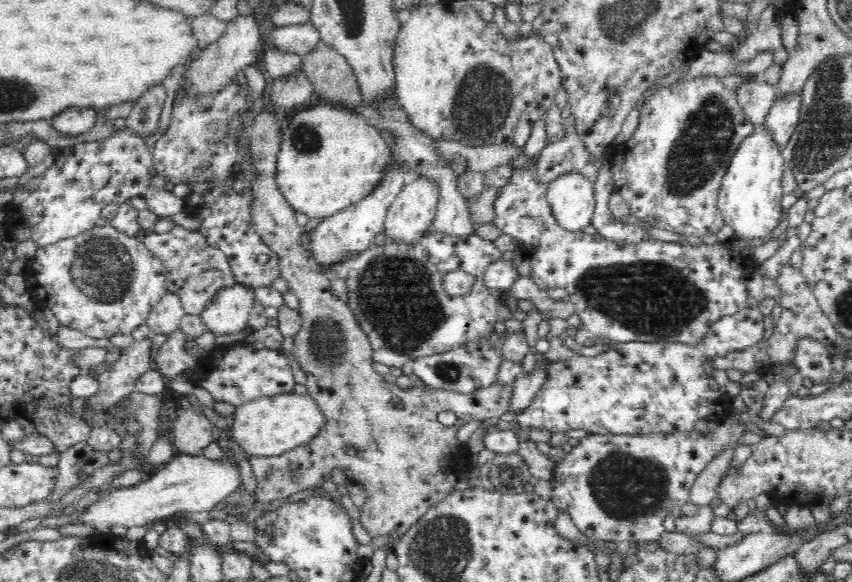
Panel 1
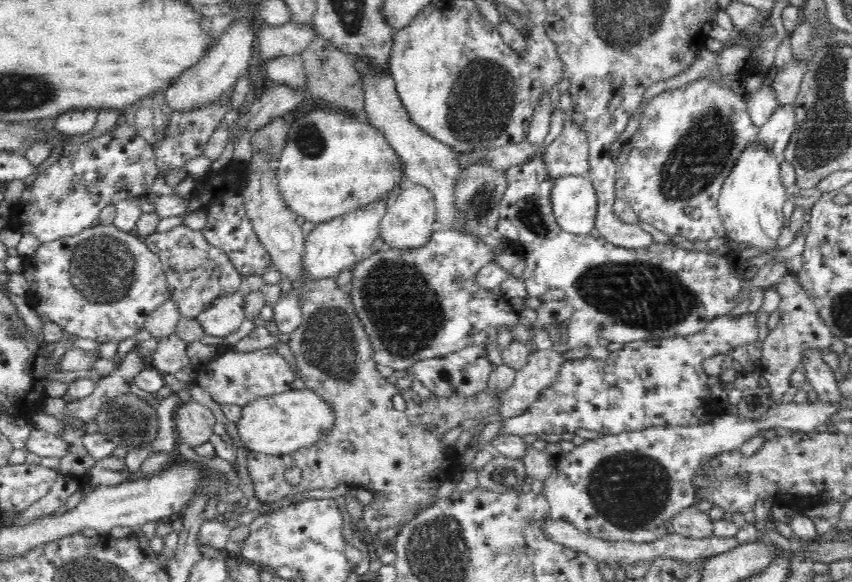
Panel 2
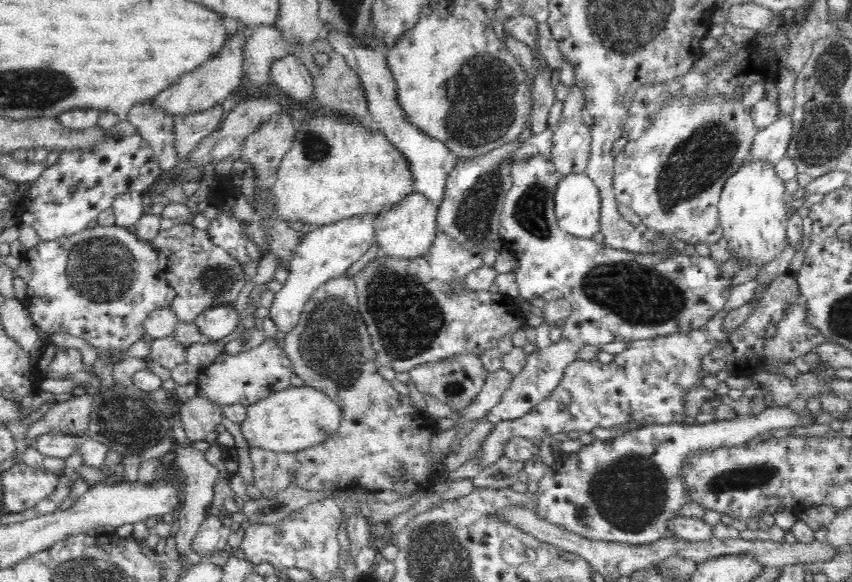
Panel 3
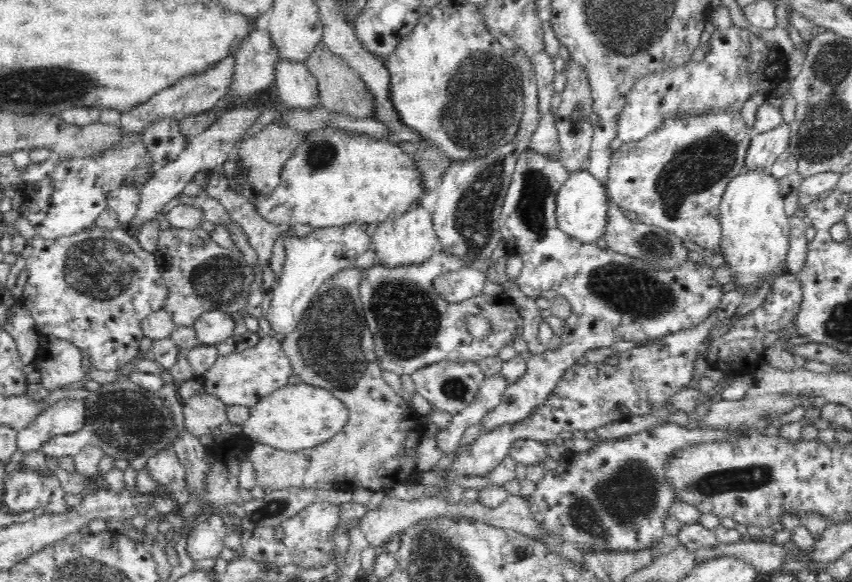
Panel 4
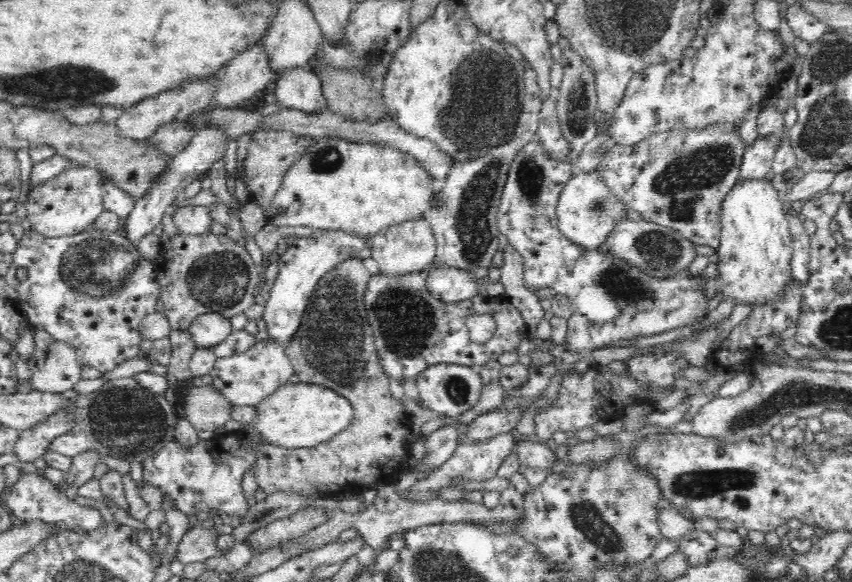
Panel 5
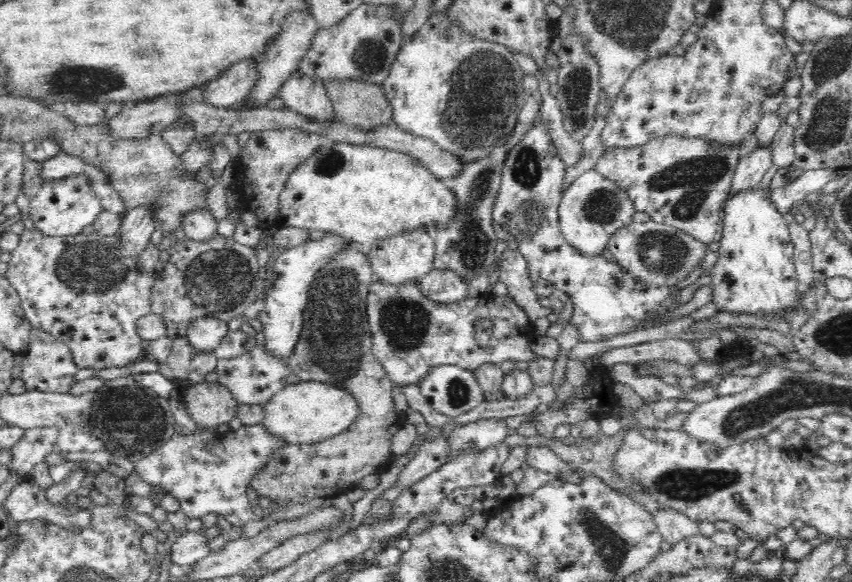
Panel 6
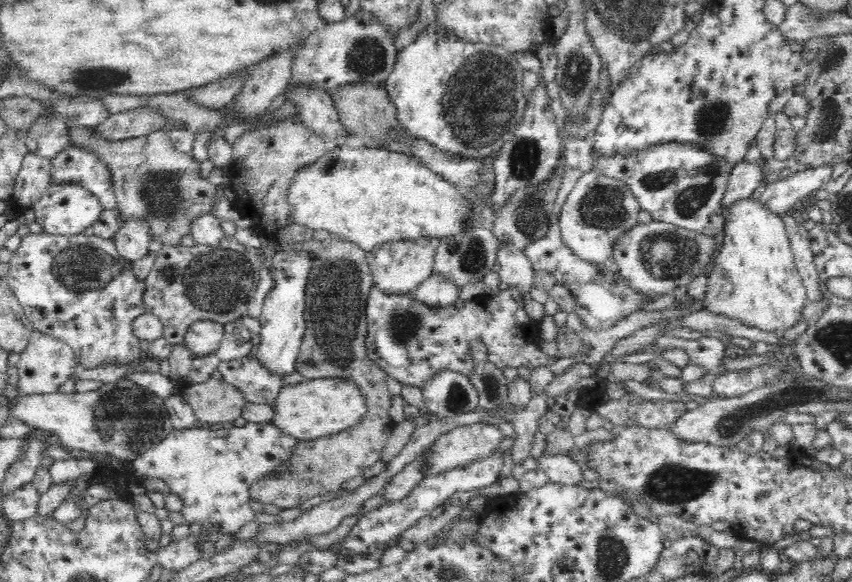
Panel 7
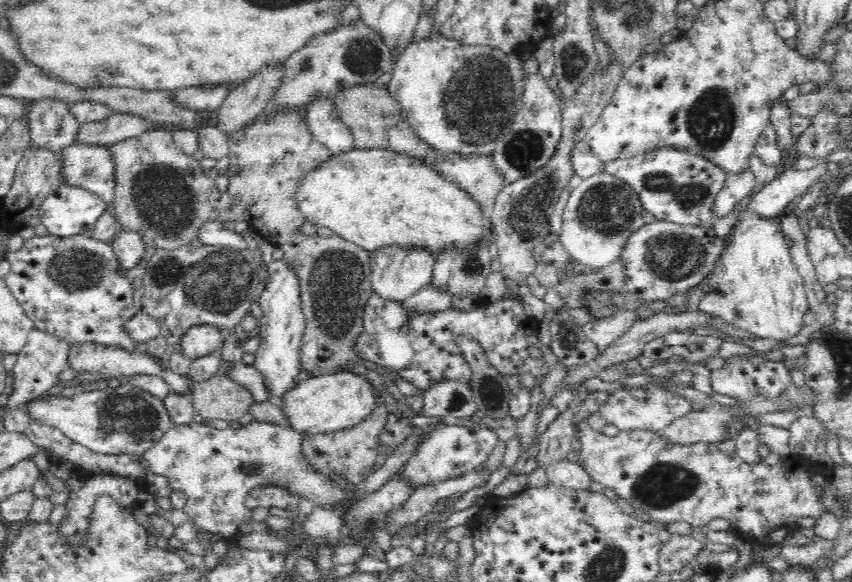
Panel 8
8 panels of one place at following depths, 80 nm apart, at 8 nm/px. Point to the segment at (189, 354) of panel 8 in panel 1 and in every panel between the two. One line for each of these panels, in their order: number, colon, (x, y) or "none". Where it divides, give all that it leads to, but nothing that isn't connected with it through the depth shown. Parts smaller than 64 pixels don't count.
1: (227, 313)
2: (225, 315)
3: (220, 320)
4: (211, 328)
5: (207, 331)
6: (204, 334)
7: (204, 337)

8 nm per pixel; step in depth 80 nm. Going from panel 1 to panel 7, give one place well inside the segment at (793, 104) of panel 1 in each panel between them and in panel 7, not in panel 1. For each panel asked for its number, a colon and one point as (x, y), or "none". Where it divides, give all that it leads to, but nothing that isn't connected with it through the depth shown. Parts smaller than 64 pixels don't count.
2: (775, 135)
3: (769, 145)
4: (764, 148)
5: (757, 159)
6: (750, 169)
7: (744, 179)

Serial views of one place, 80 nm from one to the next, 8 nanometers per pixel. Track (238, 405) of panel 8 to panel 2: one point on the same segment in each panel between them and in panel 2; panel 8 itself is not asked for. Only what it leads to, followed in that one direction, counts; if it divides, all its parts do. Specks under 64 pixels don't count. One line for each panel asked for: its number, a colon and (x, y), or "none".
2: (194, 422)
3: (199, 416)
4: (203, 412)
5: (206, 407)
6: (210, 403)
7: (214, 401)

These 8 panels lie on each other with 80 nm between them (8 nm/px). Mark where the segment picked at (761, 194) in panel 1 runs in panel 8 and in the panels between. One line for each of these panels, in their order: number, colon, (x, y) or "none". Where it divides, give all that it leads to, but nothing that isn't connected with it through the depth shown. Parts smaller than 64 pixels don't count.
2: (751, 204)
3: (752, 214)
4: (755, 242)
5: (756, 249)
6: (755, 274)
7: (754, 280)
8: (756, 287)

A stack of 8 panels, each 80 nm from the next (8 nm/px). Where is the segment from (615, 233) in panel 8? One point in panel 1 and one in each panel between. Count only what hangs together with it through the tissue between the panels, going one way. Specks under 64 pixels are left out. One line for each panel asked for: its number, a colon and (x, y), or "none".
1: (571, 197)
2: (575, 202)
3: (578, 204)
4: (583, 205)
5: (588, 211)
6: (594, 208)
7: (600, 209)

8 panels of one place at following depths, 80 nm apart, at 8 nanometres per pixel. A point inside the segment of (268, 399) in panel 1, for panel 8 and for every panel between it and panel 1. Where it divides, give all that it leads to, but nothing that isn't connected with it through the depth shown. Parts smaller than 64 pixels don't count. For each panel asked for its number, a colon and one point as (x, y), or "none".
2: (283, 423)
3: (299, 417)
4: (297, 416)
5: (297, 415)
6: (306, 412)
7: (316, 407)
8: (331, 402)

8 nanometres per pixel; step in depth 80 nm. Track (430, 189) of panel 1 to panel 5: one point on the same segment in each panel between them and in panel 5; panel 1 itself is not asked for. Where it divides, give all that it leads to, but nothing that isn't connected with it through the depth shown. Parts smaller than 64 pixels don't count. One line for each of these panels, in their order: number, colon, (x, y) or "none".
2: (410, 221)
3: (408, 231)
4: (411, 241)
5: (410, 248)

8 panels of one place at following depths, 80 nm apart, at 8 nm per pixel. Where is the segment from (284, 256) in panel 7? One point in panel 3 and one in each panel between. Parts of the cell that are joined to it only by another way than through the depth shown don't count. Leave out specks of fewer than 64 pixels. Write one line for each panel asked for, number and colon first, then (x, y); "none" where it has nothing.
3: (324, 253)
4: (311, 259)
5: (306, 261)
6: (296, 269)

